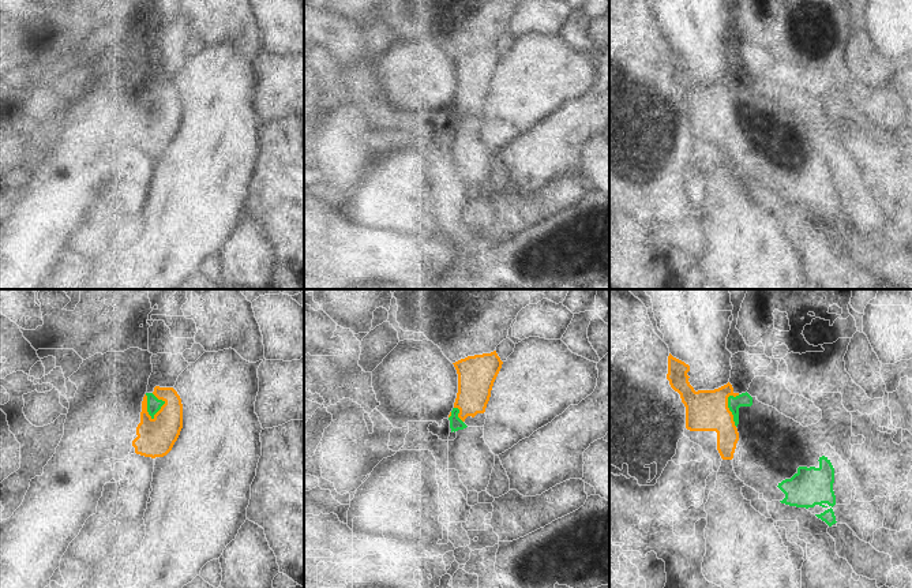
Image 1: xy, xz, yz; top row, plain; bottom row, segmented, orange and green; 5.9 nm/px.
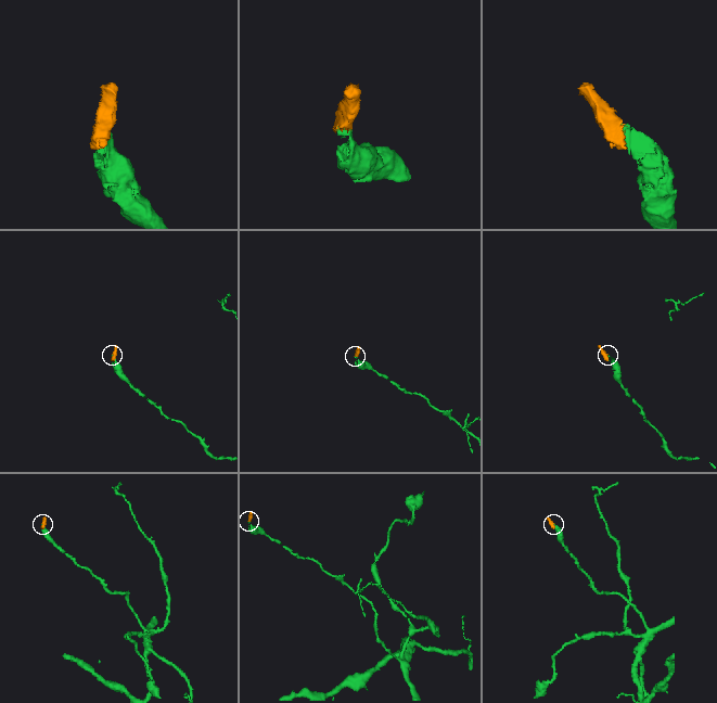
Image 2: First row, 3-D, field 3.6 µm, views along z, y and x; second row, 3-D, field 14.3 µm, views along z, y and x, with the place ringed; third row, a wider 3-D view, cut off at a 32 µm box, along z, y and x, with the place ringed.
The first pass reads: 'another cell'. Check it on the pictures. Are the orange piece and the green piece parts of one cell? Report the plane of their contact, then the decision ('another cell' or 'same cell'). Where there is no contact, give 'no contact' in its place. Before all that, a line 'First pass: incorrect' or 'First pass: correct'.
First pass: incorrect
contact in xy; same cell

